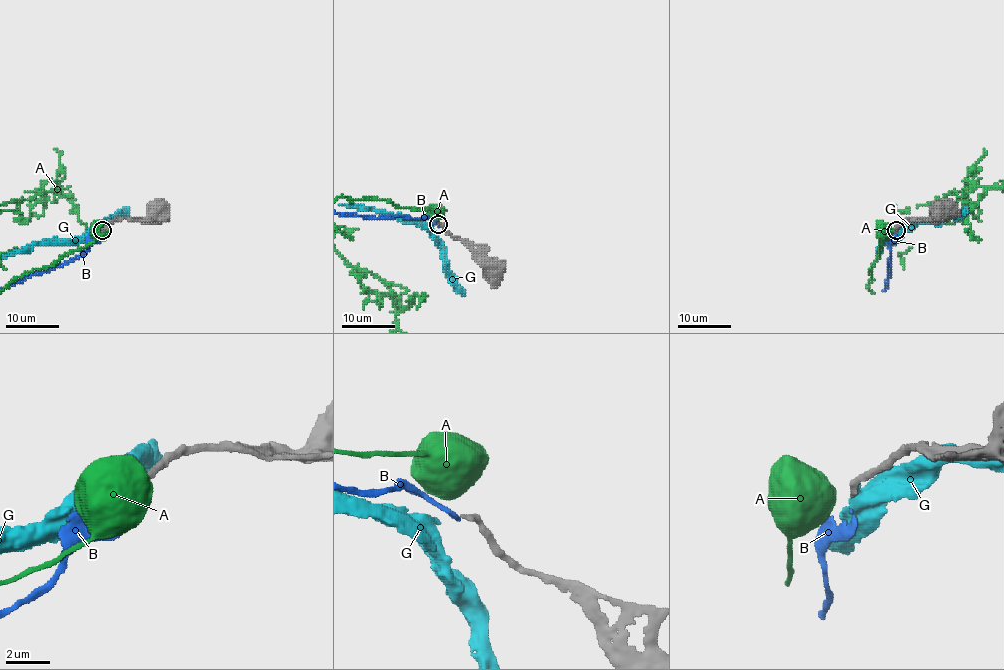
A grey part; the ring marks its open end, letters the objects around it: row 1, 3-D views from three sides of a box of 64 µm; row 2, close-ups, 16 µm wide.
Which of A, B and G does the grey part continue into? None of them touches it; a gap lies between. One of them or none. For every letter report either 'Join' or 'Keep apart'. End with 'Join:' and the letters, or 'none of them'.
A: Keep apart
B: Join
G: Keep apart
Join: B

